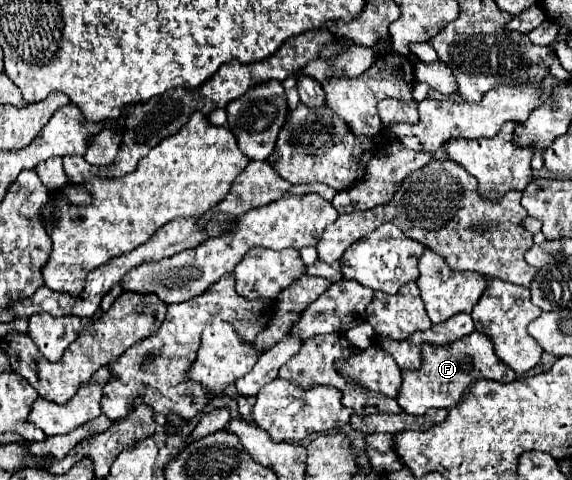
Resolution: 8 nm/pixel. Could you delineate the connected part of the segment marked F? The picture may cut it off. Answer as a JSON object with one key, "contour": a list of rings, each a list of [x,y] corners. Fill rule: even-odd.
{"contour":[[[473,332],[445,346],[423,344],[421,366],[417,370],[401,372],[401,390],[397,392],[397,402],[407,414],[413,416],[421,416],[431,408],[449,410],[461,400],[469,384],[473,384],[477,378],[489,378],[497,382],[513,382],[517,378],[515,372],[495,356],[493,342],[485,334]]]}

